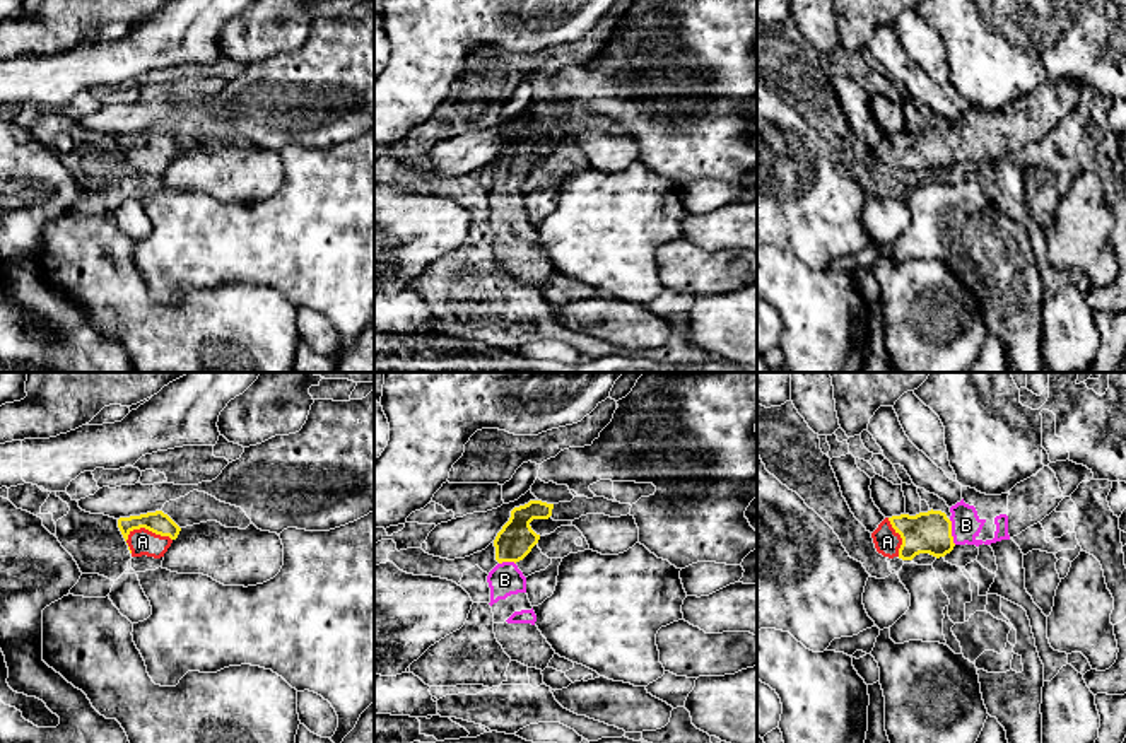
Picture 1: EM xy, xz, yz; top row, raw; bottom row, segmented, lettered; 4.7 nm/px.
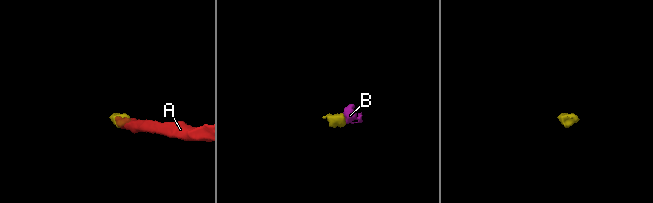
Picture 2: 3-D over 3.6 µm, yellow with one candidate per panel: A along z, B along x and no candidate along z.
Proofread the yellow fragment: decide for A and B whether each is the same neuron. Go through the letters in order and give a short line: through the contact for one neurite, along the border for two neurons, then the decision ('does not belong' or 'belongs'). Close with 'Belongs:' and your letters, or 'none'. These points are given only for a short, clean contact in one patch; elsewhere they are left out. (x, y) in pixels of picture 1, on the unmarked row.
A: xy (159, 140), (147, 146), (142, 159) | belongs
B: yz (930, 149), (950, 149), (966, 142) | belongs
Belongs: A, B

